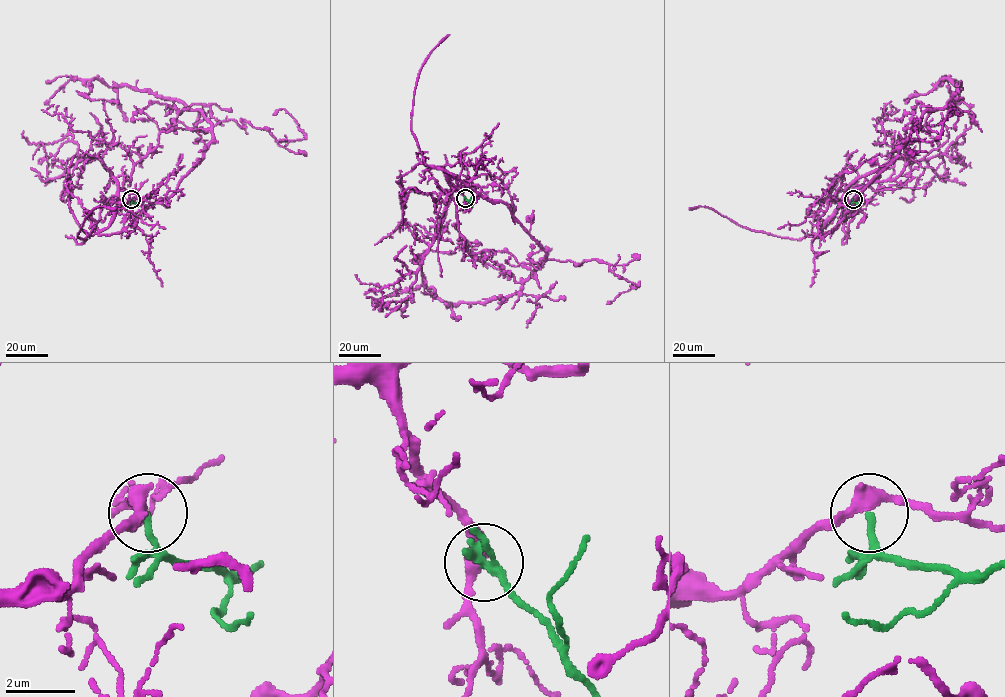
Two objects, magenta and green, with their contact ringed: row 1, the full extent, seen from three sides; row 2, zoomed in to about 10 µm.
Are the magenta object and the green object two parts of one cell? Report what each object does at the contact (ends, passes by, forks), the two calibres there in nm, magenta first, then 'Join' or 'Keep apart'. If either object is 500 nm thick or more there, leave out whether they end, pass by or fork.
At the ring magenta passes by. At the ring green ends. Thickness 380 nm (magenta) against 180 nm. Join

